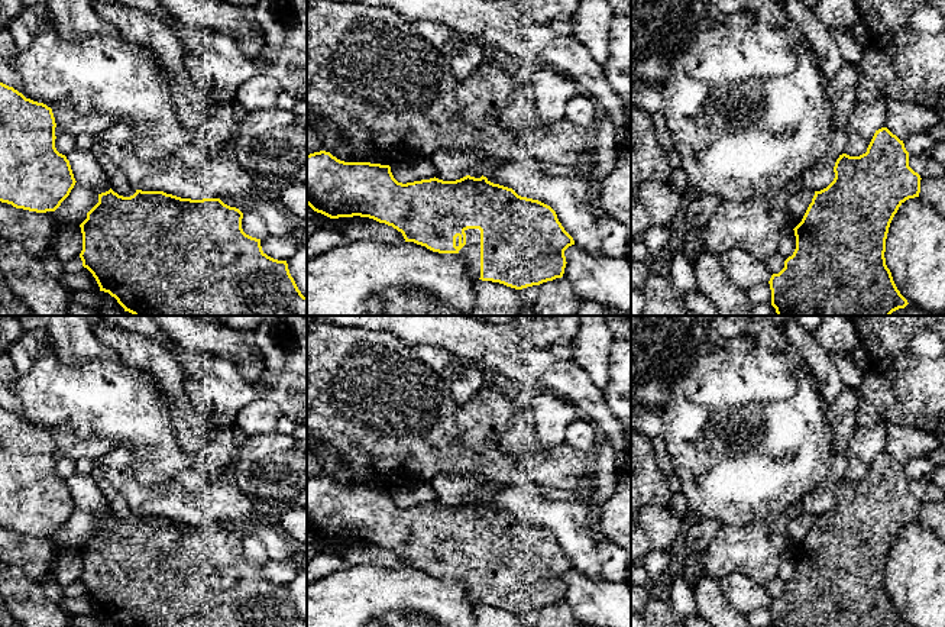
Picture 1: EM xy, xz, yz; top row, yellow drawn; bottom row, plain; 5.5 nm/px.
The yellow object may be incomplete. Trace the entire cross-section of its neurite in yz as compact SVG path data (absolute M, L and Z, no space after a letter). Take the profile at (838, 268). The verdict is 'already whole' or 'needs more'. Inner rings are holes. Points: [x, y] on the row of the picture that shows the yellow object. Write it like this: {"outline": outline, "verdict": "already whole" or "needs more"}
{"outline": "M881 127L876 130L865 153L839 155L834 172L834 181L826 188L815 191L802 222L793 229L796 236L793 255L768 281L771 306L777 316L890 316L909 304L897 290L884 258L894 214L906 200L919 197L920 193L922 178L909 167L909 152L903 140L887 127Z", "verdict": "already whole"}

